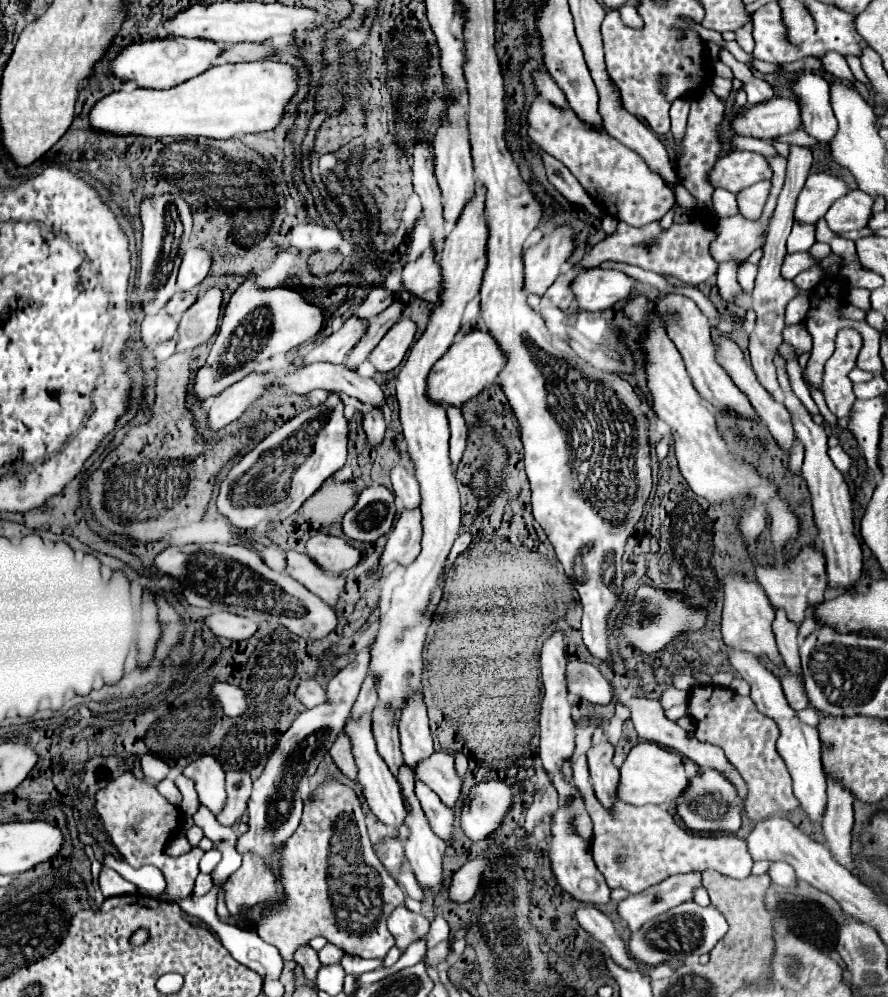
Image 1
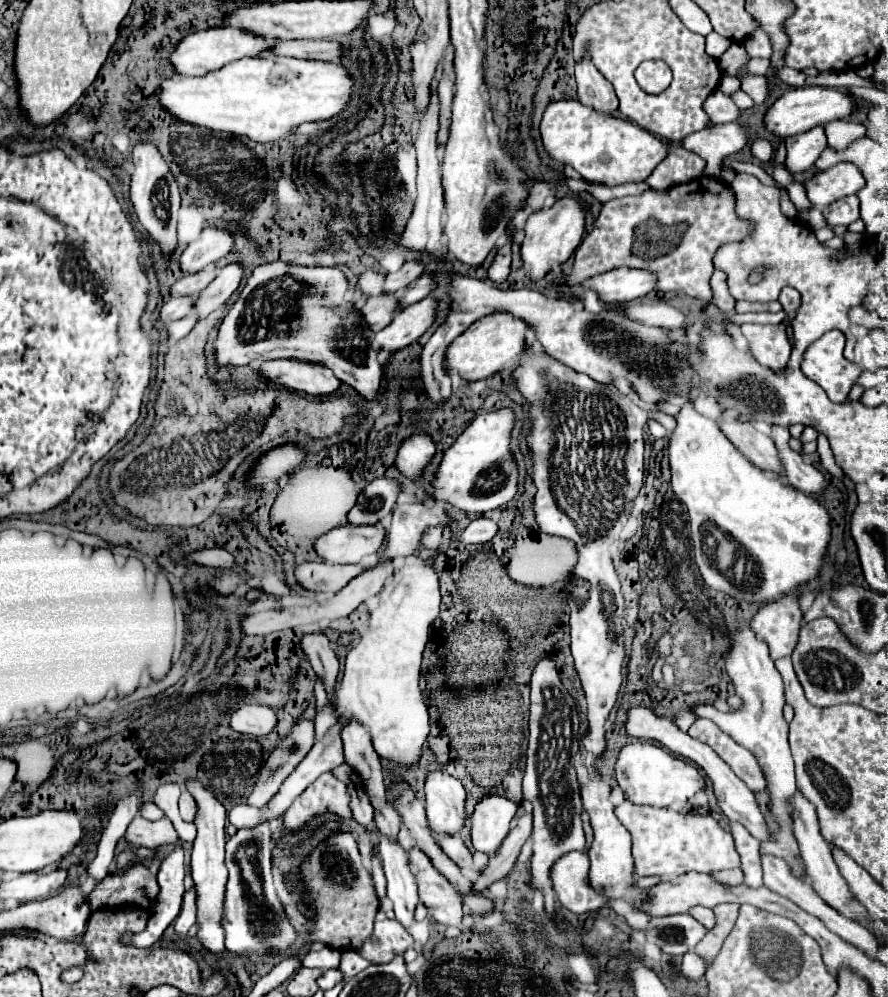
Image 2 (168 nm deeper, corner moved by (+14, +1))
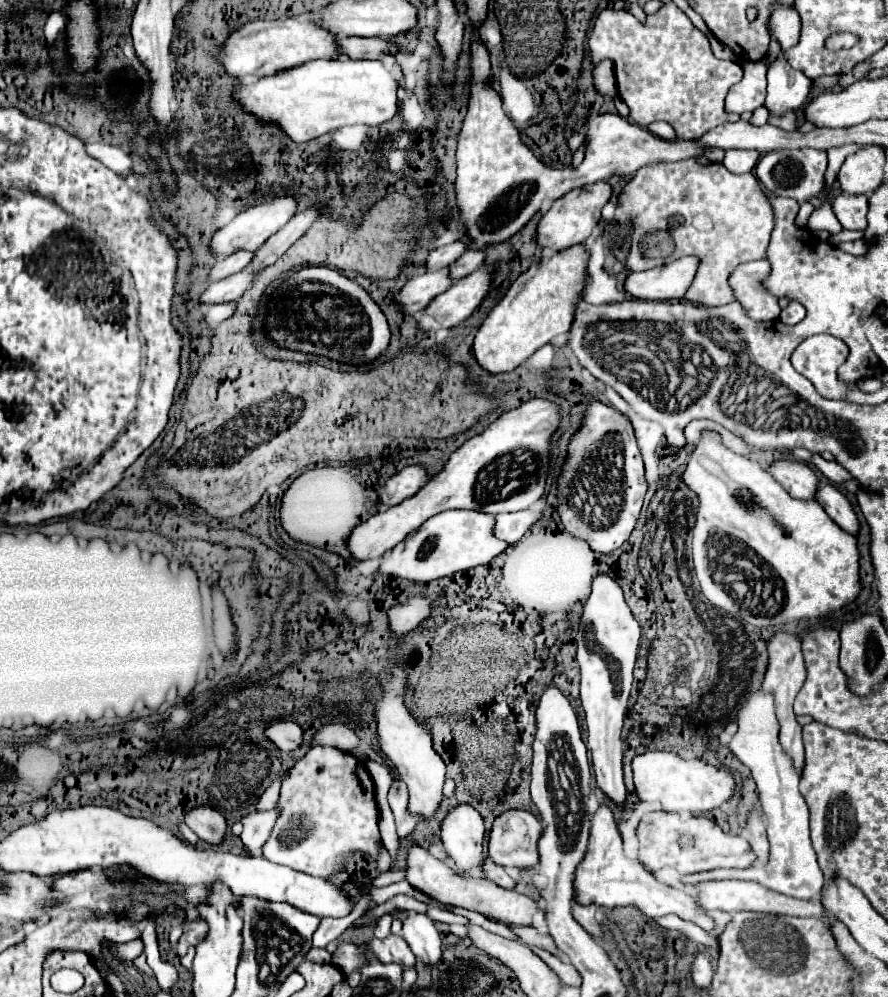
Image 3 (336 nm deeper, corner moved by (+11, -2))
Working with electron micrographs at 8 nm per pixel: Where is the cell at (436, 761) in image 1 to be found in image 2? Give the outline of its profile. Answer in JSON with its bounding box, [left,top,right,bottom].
[424,771,466,835]

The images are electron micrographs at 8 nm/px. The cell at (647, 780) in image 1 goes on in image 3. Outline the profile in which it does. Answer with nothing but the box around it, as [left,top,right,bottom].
[633,752,735,814]

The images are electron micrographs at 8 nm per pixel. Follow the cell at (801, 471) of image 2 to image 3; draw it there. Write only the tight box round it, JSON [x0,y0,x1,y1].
[815,480,859,534]

